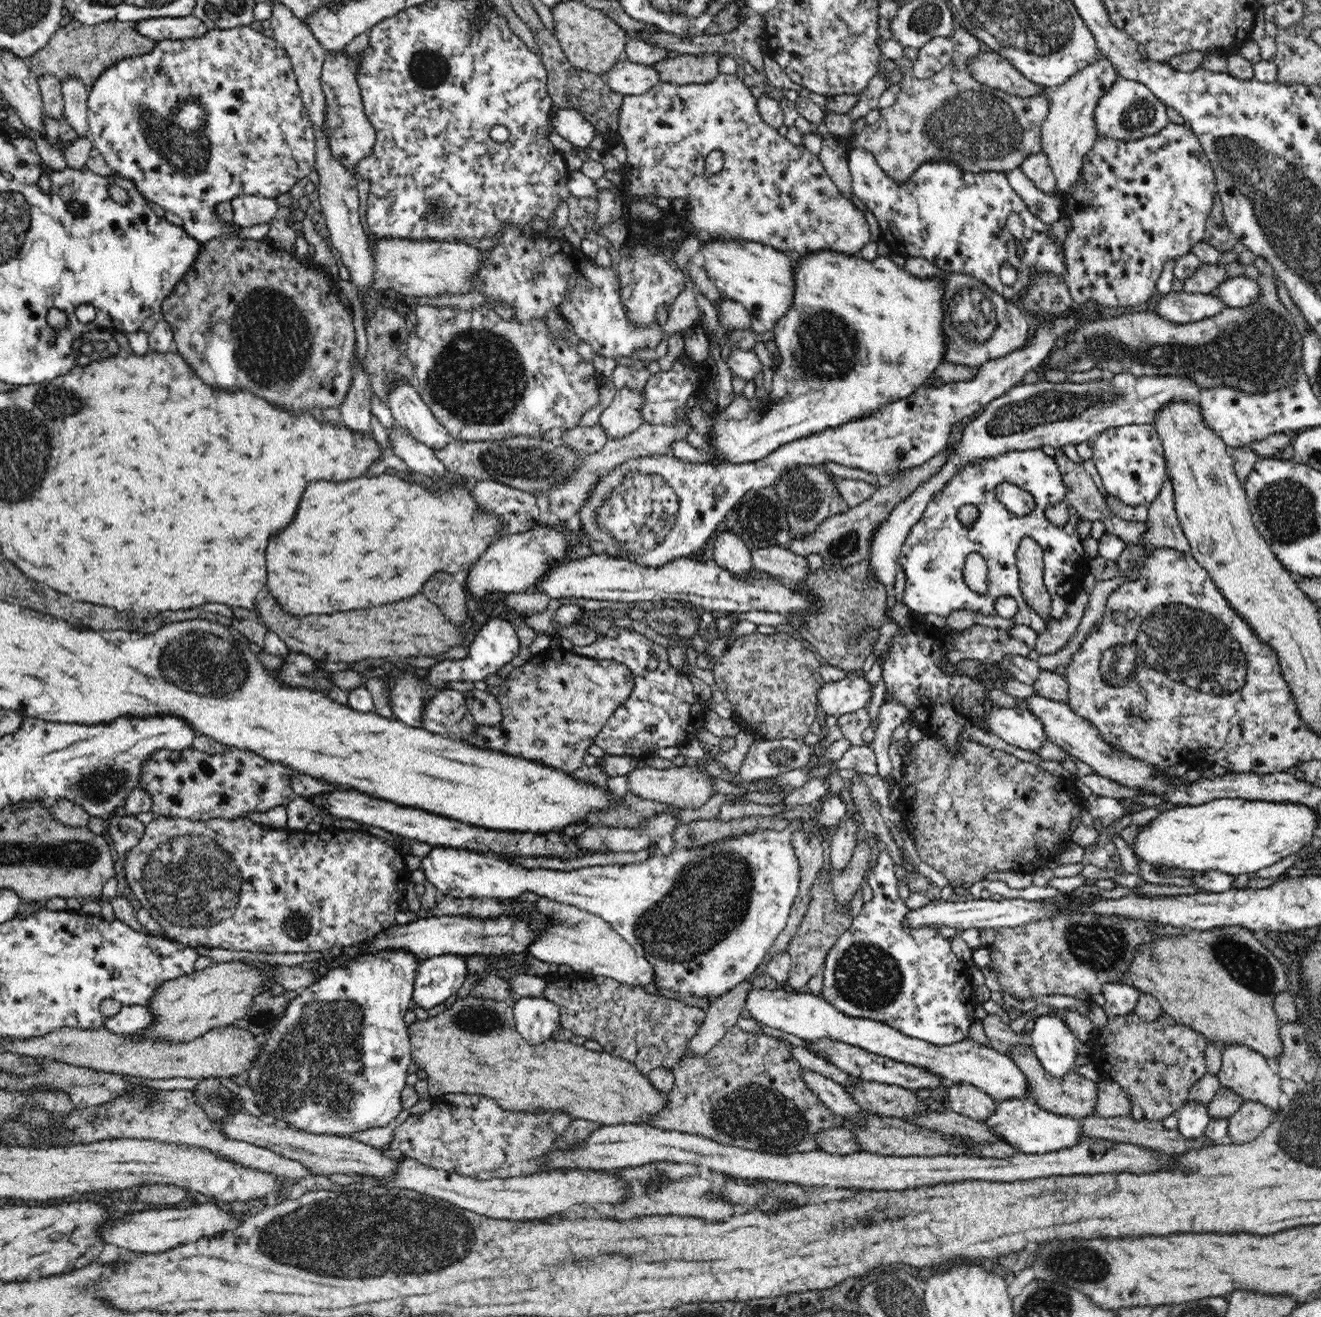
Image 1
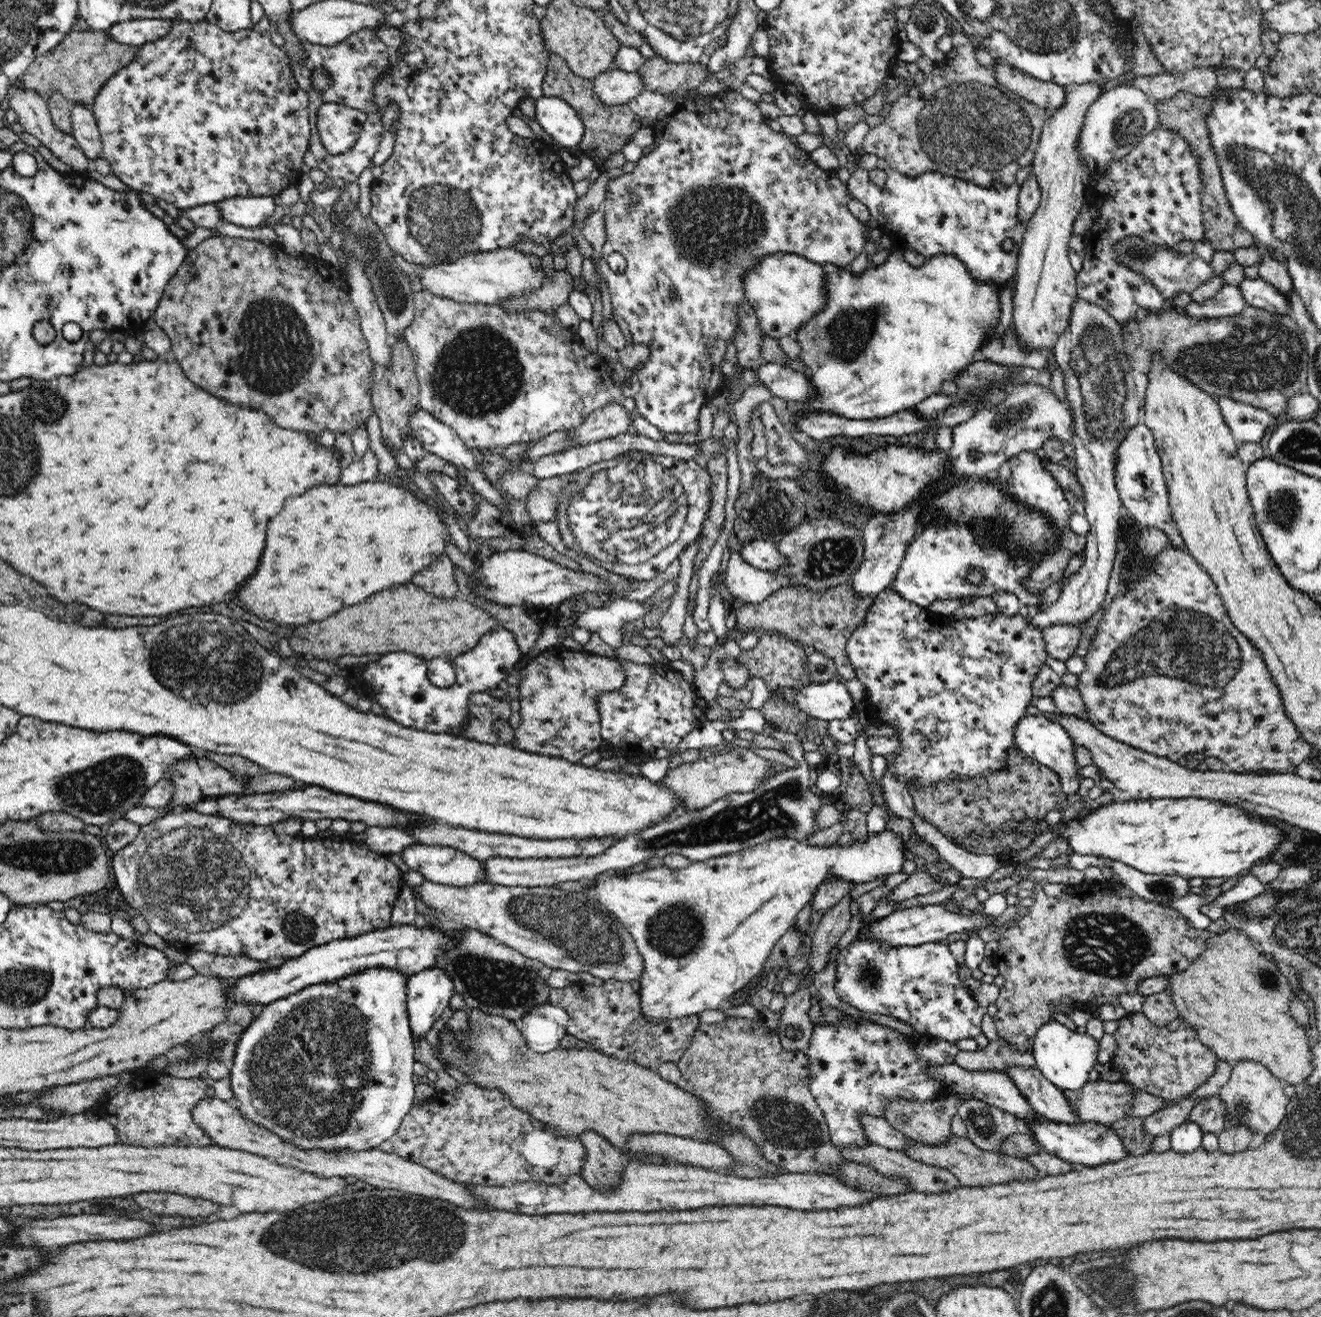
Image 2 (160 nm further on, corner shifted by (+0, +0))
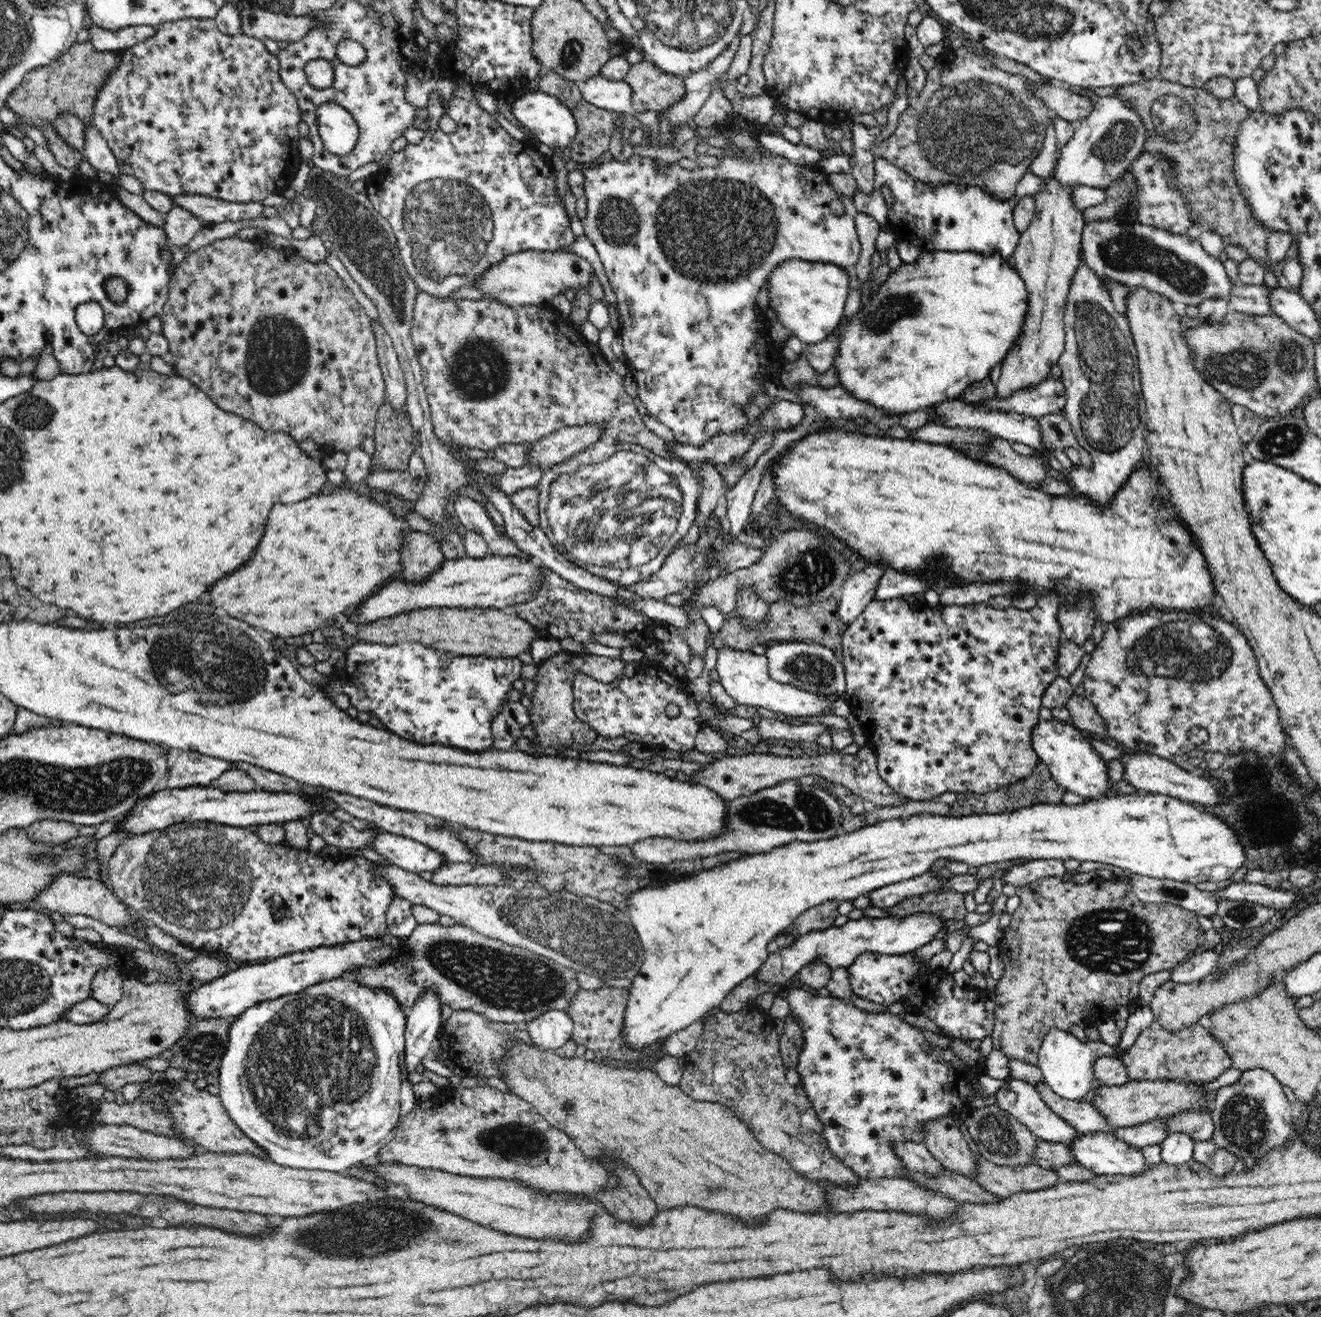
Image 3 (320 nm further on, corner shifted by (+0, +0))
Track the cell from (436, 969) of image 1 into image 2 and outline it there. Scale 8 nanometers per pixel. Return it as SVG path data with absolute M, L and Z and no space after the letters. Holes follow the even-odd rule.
M440 969L423 970L413 974L406 985L407 1011L414 1042L426 1034L448 1006L454 994L454 983Z

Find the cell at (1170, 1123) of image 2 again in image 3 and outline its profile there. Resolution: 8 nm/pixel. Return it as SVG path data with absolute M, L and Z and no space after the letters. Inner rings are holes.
M1166 1119L1155 1121L1128 1128L1114 1128L1114 1137L1139 1149L1144 1146L1160 1144L1166 1138Z

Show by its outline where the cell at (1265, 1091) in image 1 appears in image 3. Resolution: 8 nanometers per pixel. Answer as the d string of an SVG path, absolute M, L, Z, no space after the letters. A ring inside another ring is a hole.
M1243 1071L1240 1079L1234 1085L1220 1088L1214 1096L1214 1108L1210 1112L1214 1123L1211 1141L1217 1149L1224 1149L1234 1154L1236 1160L1242 1160L1242 1170L1251 1171L1266 1152L1284 1148L1294 1130L1295 1119L1283 1086L1270 1071Z

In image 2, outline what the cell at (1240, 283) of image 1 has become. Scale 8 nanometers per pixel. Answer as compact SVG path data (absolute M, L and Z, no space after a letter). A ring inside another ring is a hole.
M1245 278L1239 285L1250 307L1291 318L1290 299L1277 288L1274 288L1268 281L1262 278Z

